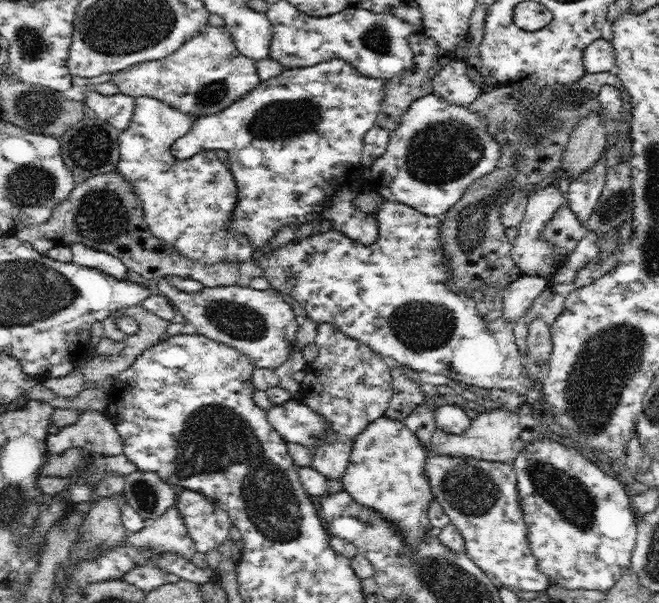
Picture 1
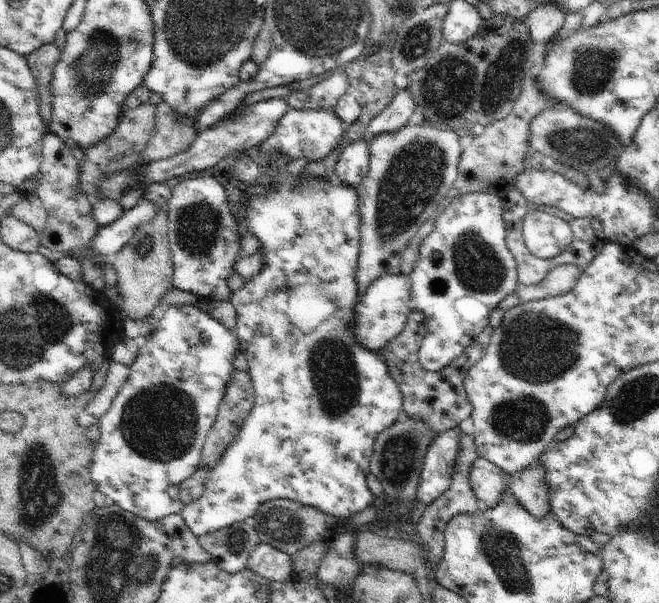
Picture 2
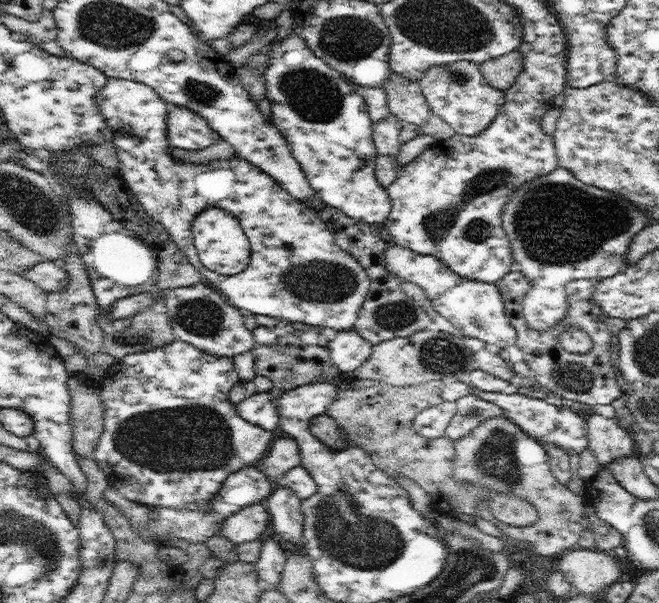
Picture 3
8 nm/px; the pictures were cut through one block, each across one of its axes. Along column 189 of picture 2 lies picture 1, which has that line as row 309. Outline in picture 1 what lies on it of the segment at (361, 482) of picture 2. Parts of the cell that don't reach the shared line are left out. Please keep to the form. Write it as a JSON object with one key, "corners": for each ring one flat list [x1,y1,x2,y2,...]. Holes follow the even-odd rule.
{"corners":[[522,275,502,290,503,316,510,319,512,326,516,319,524,316,532,301,548,286,549,279,540,276]]}

